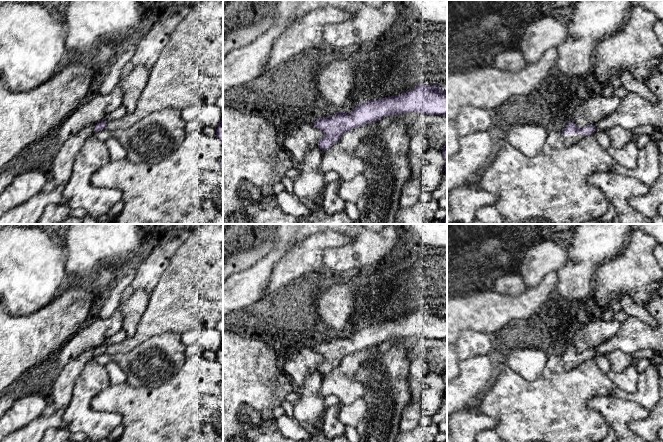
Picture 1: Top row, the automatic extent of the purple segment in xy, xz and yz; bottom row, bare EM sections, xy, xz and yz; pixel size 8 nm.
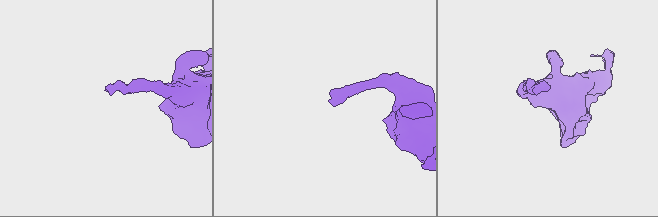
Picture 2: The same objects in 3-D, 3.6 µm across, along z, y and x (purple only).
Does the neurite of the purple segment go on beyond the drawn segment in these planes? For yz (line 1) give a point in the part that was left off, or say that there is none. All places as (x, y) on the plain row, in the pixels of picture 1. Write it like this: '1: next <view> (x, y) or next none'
1: next yz (569, 364)

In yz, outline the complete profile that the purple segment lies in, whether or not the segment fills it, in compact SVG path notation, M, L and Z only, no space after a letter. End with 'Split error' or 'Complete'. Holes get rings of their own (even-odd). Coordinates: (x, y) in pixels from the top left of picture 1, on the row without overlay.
M574 345L567 348L561 356L564 360L564 368L569 371L584 362L585 360L593 359L595 356L595 349L589 349L582 353L578 352Z. Split error

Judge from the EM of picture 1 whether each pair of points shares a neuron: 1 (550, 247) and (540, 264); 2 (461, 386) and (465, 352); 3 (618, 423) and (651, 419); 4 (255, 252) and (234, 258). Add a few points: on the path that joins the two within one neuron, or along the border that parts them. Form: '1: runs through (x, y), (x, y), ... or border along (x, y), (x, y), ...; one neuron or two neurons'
1: runs through (548, 251), (541, 260); one neuron
2: border along (481, 353), (461, 360); two neurons
3: border along (650, 411), (644, 418), (633, 420), (628, 428); two neurons
4: runs through (250, 255), (239, 258); one neuron

